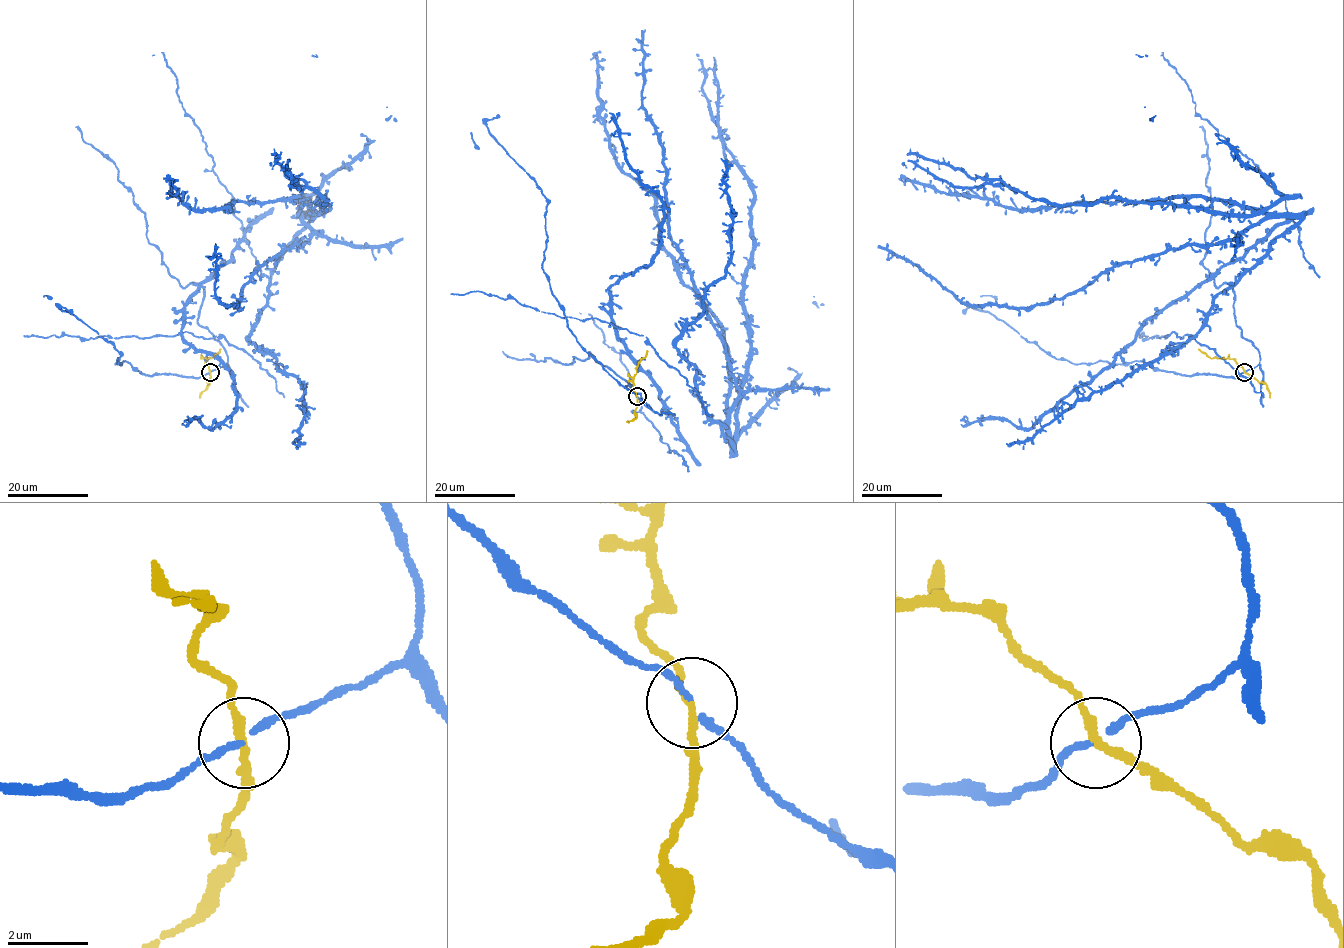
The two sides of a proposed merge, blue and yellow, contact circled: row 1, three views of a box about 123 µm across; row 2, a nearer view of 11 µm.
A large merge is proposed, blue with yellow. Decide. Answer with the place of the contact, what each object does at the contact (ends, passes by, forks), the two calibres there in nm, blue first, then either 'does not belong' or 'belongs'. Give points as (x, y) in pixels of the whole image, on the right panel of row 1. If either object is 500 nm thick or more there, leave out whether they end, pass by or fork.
(1244, 372) | blue passes by | yellow passes by | 130/190 nm | does not belong

